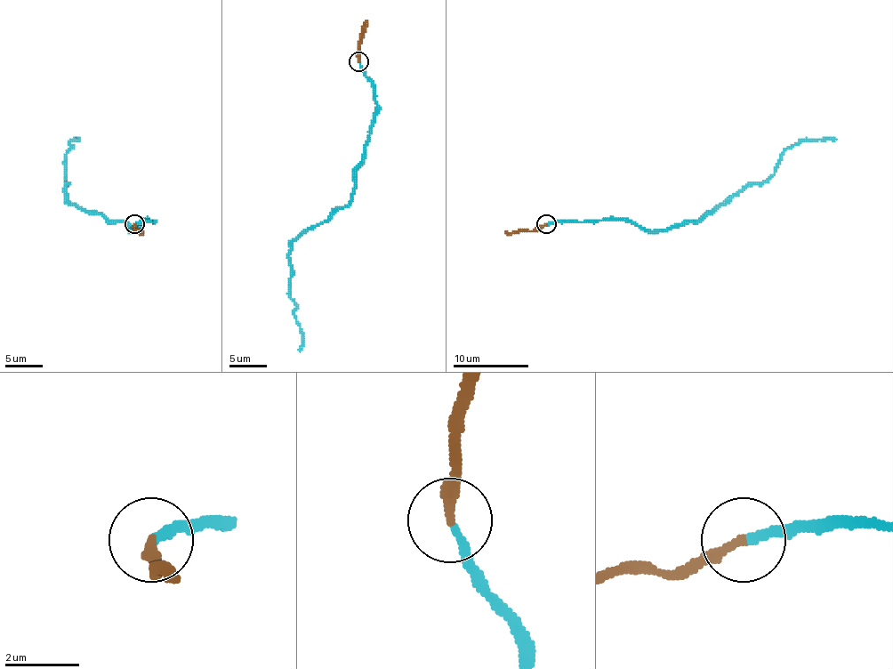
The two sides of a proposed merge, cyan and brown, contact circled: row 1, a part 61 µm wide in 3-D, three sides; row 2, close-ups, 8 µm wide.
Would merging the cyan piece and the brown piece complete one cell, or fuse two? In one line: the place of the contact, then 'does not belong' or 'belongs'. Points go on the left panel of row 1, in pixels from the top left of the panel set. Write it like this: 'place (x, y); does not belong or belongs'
place (134, 224); belongs

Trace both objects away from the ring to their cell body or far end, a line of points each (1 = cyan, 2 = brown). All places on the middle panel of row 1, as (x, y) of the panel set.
1: (358, 62), (371, 83), (377, 115), (349, 203), (292, 242), (290, 295), (301, 334), (300, 351)
2: (358, 62), (362, 26), (367, 20)

